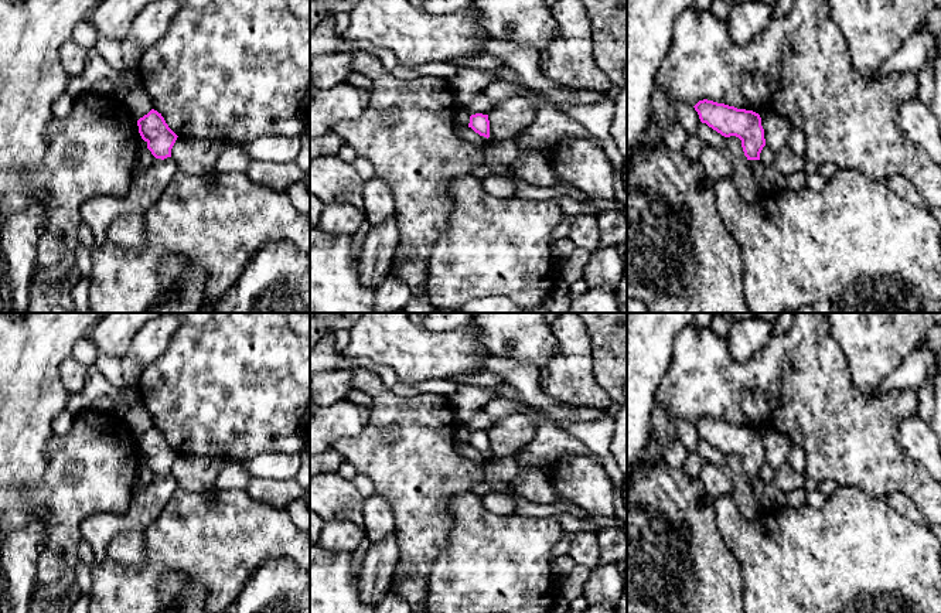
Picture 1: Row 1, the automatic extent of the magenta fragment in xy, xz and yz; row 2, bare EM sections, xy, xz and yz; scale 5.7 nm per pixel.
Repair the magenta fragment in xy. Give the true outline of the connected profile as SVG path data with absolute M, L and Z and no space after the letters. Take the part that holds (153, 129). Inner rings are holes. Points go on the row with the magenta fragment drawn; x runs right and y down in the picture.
M151 109L137 120L137 126L142 139L156 159L171 157L171 149L178 136L168 127L161 113Z

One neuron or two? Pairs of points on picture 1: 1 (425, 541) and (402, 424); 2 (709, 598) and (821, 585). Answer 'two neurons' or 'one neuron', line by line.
1: one neuron
2: two neurons

